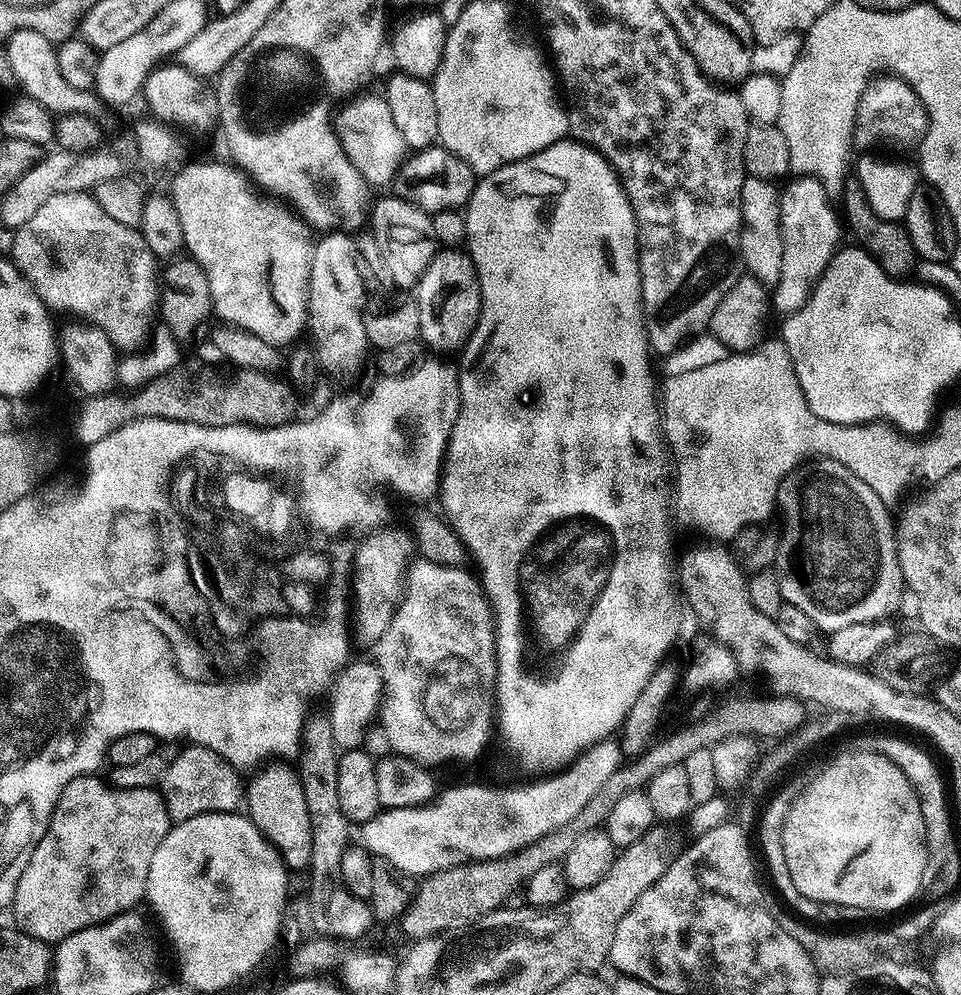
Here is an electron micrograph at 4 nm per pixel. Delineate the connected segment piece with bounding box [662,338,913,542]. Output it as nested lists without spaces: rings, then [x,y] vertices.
[[[771,338],[765,339],[759,348],[751,352],[730,354],[723,358],[722,362],[713,362],[710,366],[699,367],[698,370],[687,371],[677,376],[668,376],[665,381],[665,384],[664,381],[662,384],[662,427],[665,441],[670,449],[671,459],[674,461],[674,508],[678,516],[678,511],[680,511],[681,518],[694,531],[701,532],[704,538],[707,538],[709,541],[731,542],[738,534],[738,530],[742,530],[751,524],[763,525],[765,523],[763,520],[771,514],[772,508],[774,512],[774,509],[777,507],[780,483],[795,468],[800,467],[801,464],[809,460],[819,458],[842,462],[842,466],[846,466],[846,470],[858,474],[858,478],[862,478],[862,482],[866,482],[866,486],[870,486],[870,490],[874,490],[874,494],[878,494],[878,498],[882,498],[882,502],[889,506],[896,506],[901,503],[900,495],[903,494],[904,487],[909,487],[909,484],[913,481],[909,478],[907,470],[907,466],[911,464],[912,460],[904,456],[904,444],[909,440],[909,437],[906,435],[903,440],[896,440],[896,435],[901,430],[888,422],[835,424],[834,422],[818,418],[814,414],[814,410],[810,410],[810,406],[802,394],[802,386],[798,386],[798,378],[794,374],[794,366],[790,362],[790,354],[786,350],[784,341],[779,338],[773,338],[773,340]]]

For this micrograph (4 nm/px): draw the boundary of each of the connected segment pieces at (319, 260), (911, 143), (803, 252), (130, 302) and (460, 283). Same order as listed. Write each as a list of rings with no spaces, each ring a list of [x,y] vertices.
[[[329,232],[319,238],[312,246],[306,328],[312,331],[317,365],[340,380],[356,380],[368,360],[370,345],[364,325],[366,289],[354,263],[354,239],[347,232]]]
[[[885,74],[881,80],[873,79],[860,95],[856,107],[856,121],[852,131],[852,143],[860,150],[884,150],[893,148],[893,153],[904,154],[907,148],[919,149],[924,143],[928,129],[928,111],[918,94],[906,81],[895,74]]]
[[[796,176],[788,182],[780,188],[780,229],[784,239],[782,278],[778,278],[770,296],[771,307],[775,311],[777,308],[780,314],[796,312],[808,301],[809,292],[842,244],[841,219],[837,209],[836,212],[832,209],[833,201],[826,190],[822,190],[820,183],[813,176]]]
[[[92,192],[54,194],[54,198],[46,198],[45,204],[38,206],[38,214],[34,214],[34,218],[30,218],[30,222],[26,222],[20,228],[15,229],[13,236],[16,237],[12,240],[10,259],[16,265],[17,270],[28,279],[30,286],[36,291],[40,301],[49,310],[56,314],[59,314],[59,312],[69,312],[72,315],[69,317],[102,330],[106,334],[106,338],[110,338],[112,345],[124,354],[138,353],[149,343],[154,331],[152,319],[155,321],[158,316],[158,301],[162,287],[161,281],[158,279],[157,258],[150,250],[150,246],[146,246],[140,231],[130,226],[122,226],[122,222],[116,221],[115,218],[110,218],[110,214],[106,214],[106,210],[102,210],[102,206],[98,206],[98,202]]]
[[[444,248],[426,266],[422,278],[416,283],[414,299],[418,306],[419,339],[425,340],[436,352],[463,349],[480,317],[482,294],[478,274],[467,251]]]

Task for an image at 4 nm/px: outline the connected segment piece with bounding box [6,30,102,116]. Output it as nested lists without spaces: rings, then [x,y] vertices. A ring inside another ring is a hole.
[[[18,30],[13,36],[7,37],[6,44],[13,79],[24,87],[22,90],[25,95],[41,104],[47,112],[60,116],[70,114],[96,116],[99,113],[102,101],[96,92],[92,88],[78,90],[77,87],[70,86],[70,82],[66,82],[66,78],[62,76],[56,57],[57,45],[51,40],[47,40],[34,30]]]

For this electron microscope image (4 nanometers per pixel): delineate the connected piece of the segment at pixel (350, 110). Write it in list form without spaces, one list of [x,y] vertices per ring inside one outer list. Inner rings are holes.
[[[357,95],[339,109],[334,120],[334,127],[339,135],[340,144],[346,150],[346,158],[354,162],[358,174],[362,174],[364,181],[373,189],[387,189],[410,150],[397,124],[394,123],[394,117],[390,114],[390,106],[386,106],[383,95],[364,95]]]

